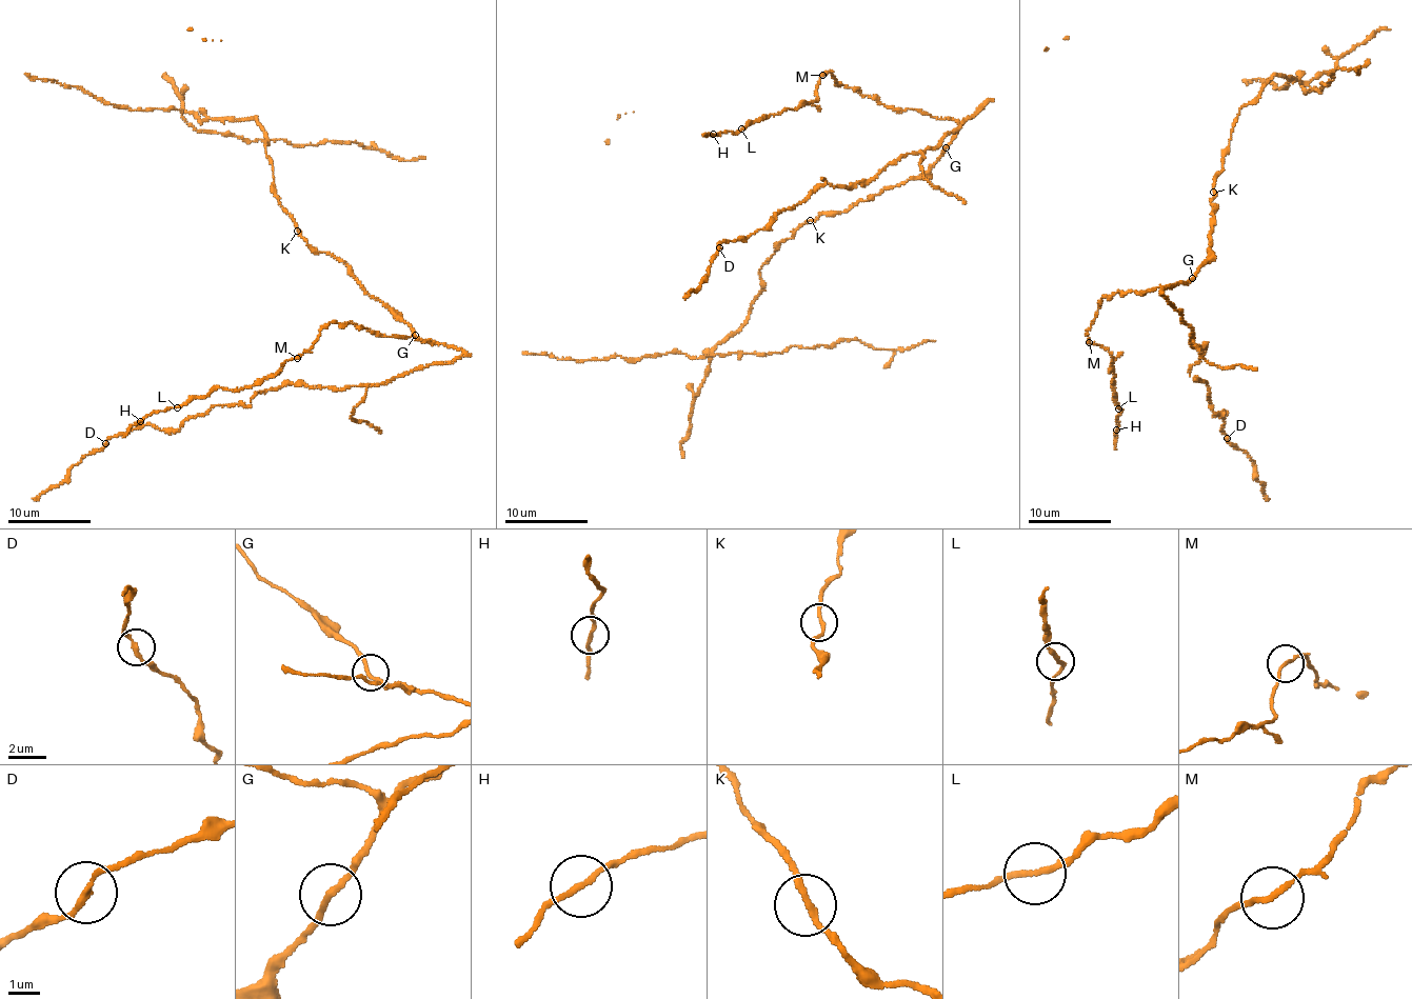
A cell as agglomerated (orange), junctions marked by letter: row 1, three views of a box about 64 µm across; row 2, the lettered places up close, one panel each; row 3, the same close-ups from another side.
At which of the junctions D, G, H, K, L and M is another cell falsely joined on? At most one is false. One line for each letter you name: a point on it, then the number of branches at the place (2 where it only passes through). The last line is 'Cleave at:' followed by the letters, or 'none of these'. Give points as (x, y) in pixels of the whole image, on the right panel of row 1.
D: (1227, 438) | 2
Cleave at: D

